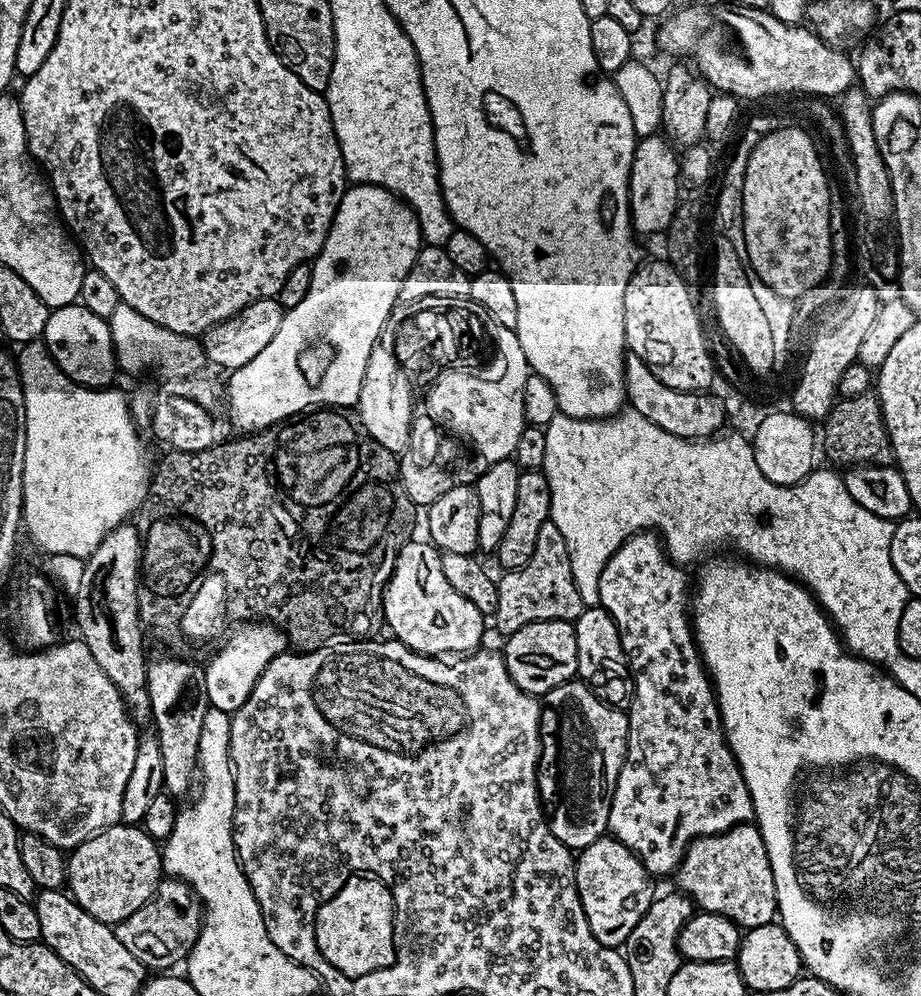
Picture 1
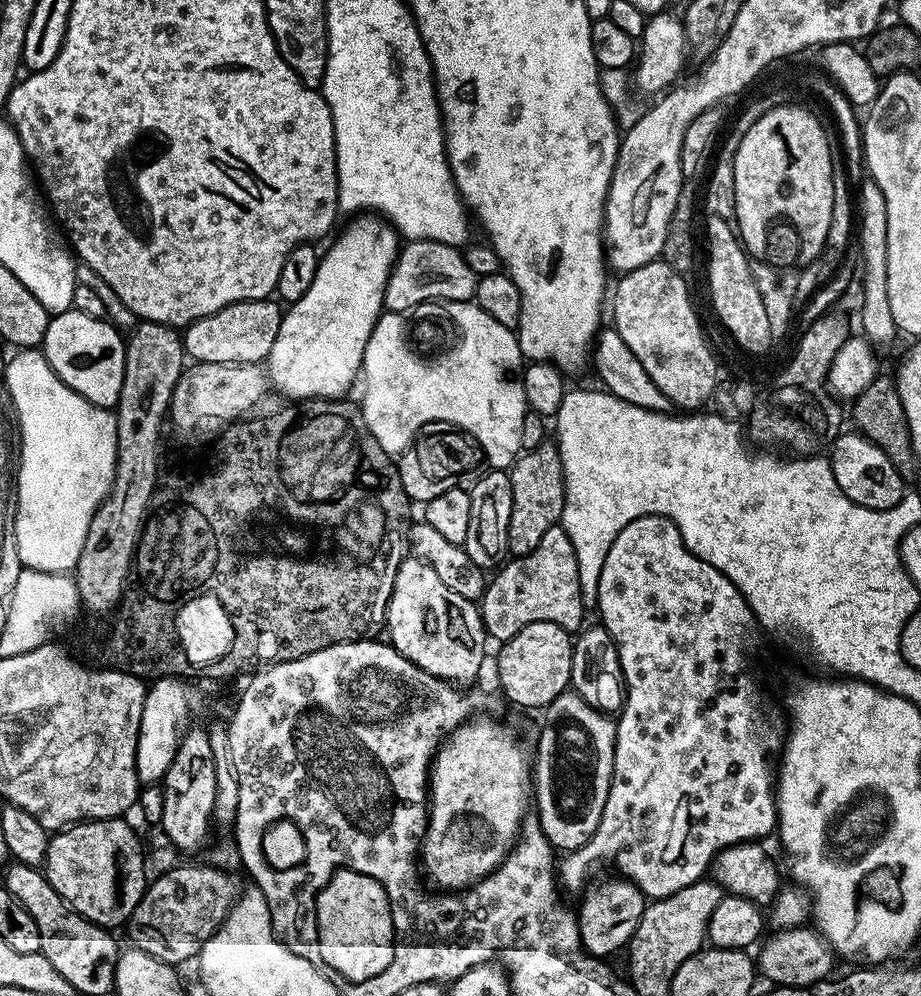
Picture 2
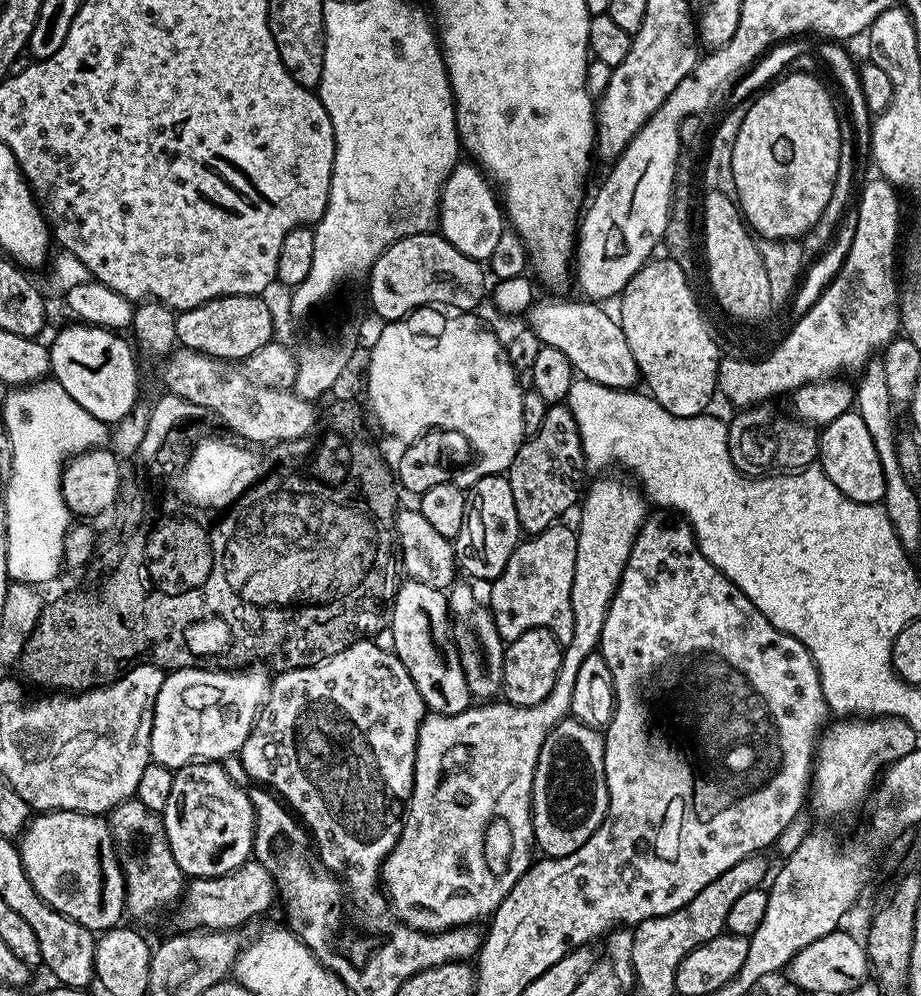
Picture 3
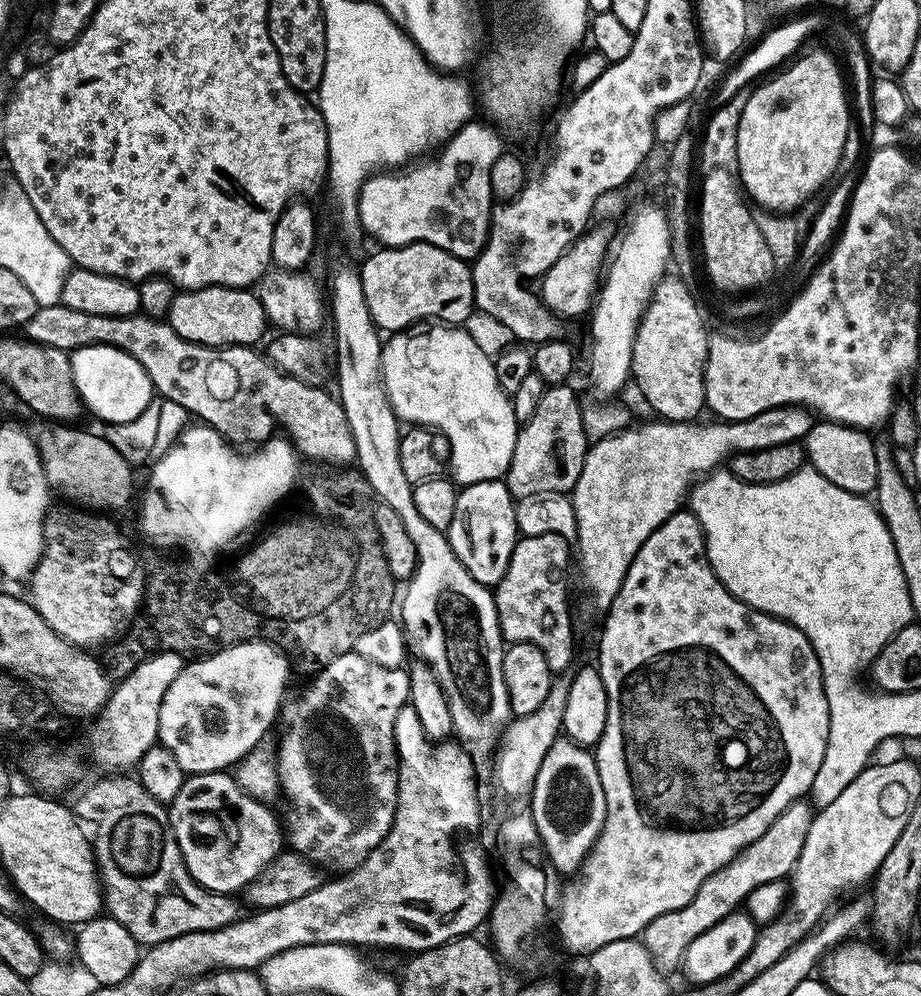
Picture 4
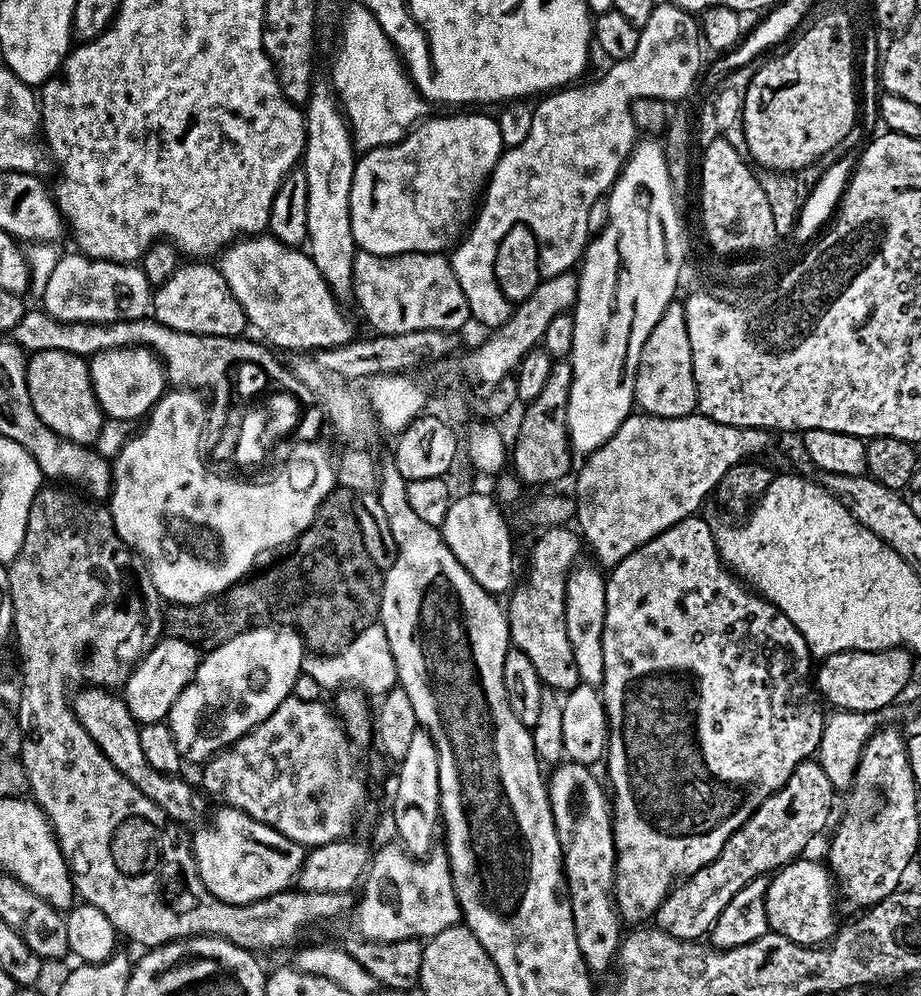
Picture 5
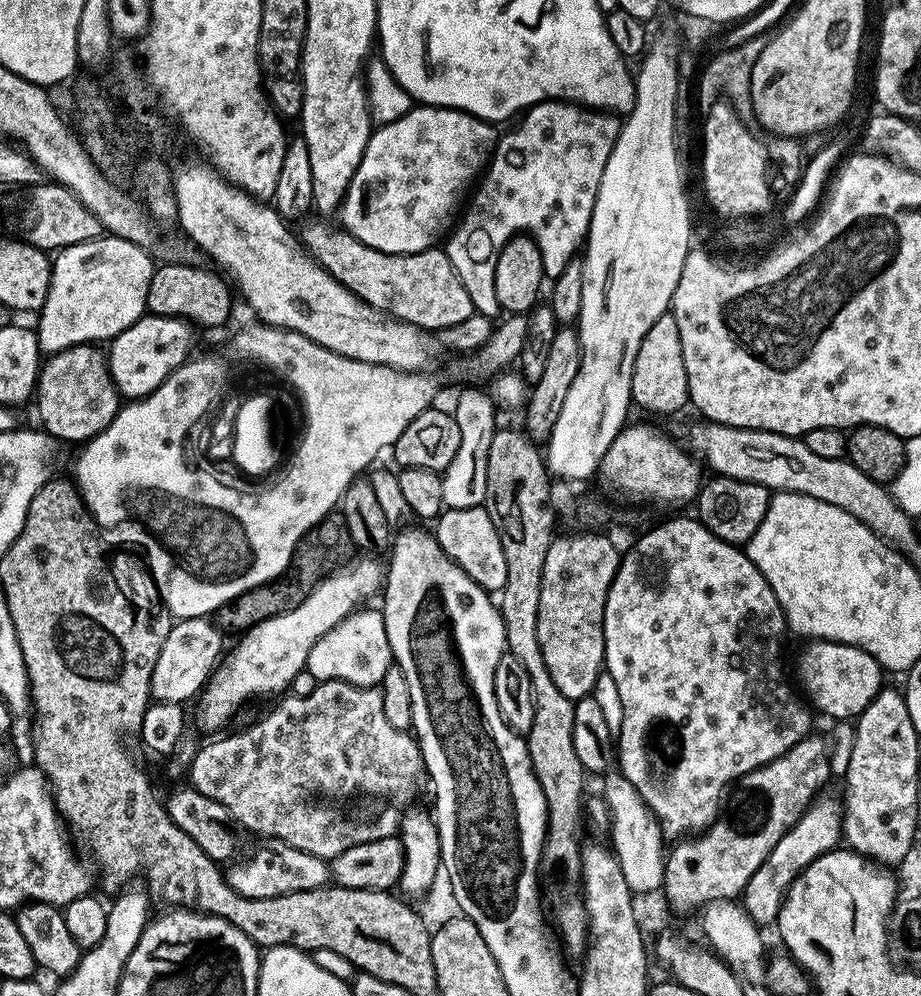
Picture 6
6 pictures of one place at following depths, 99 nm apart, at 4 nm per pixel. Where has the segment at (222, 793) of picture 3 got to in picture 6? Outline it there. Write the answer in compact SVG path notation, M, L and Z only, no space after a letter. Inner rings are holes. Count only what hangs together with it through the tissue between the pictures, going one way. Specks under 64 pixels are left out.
M271 838L260 842L256 853L245 864L236 862L227 869L228 884L238 890L246 898L274 898L285 896L291 892L302 890L314 890L323 888L329 883L330 868L325 861L314 854L306 854L294 846L290 846L285 840L273 840Z

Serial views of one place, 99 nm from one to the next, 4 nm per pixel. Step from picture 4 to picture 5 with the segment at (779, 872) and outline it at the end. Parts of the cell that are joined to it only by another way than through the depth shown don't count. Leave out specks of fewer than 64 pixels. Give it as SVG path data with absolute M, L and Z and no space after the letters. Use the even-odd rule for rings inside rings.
M809 758L796 767L788 781L774 794L757 806L754 814L722 846L722 854L714 858L693 876L686 876L669 892L658 906L654 917L655 927L661 928L679 940L707 937L718 914L726 910L730 898L754 878L768 876L792 863L800 852L824 827L832 816L832 799L838 796L826 770L815 759Z

